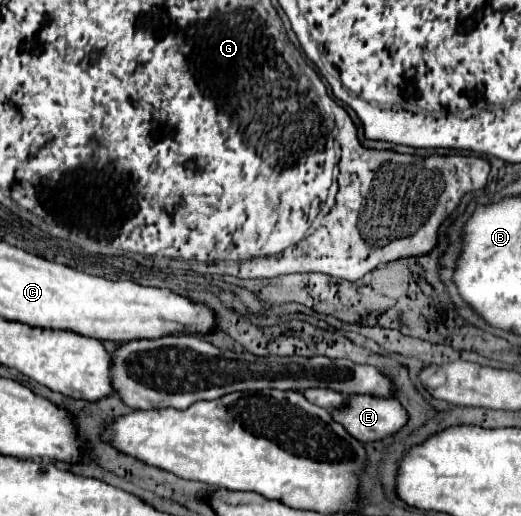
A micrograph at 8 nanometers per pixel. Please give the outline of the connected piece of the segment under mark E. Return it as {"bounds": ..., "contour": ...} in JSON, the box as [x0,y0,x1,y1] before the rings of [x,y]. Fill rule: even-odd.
{"bounds":[332,395,408,441],"contour":[[[350,395],[346,405],[332,415],[358,441],[378,441],[408,421],[408,413],[396,399],[372,395]]]}

